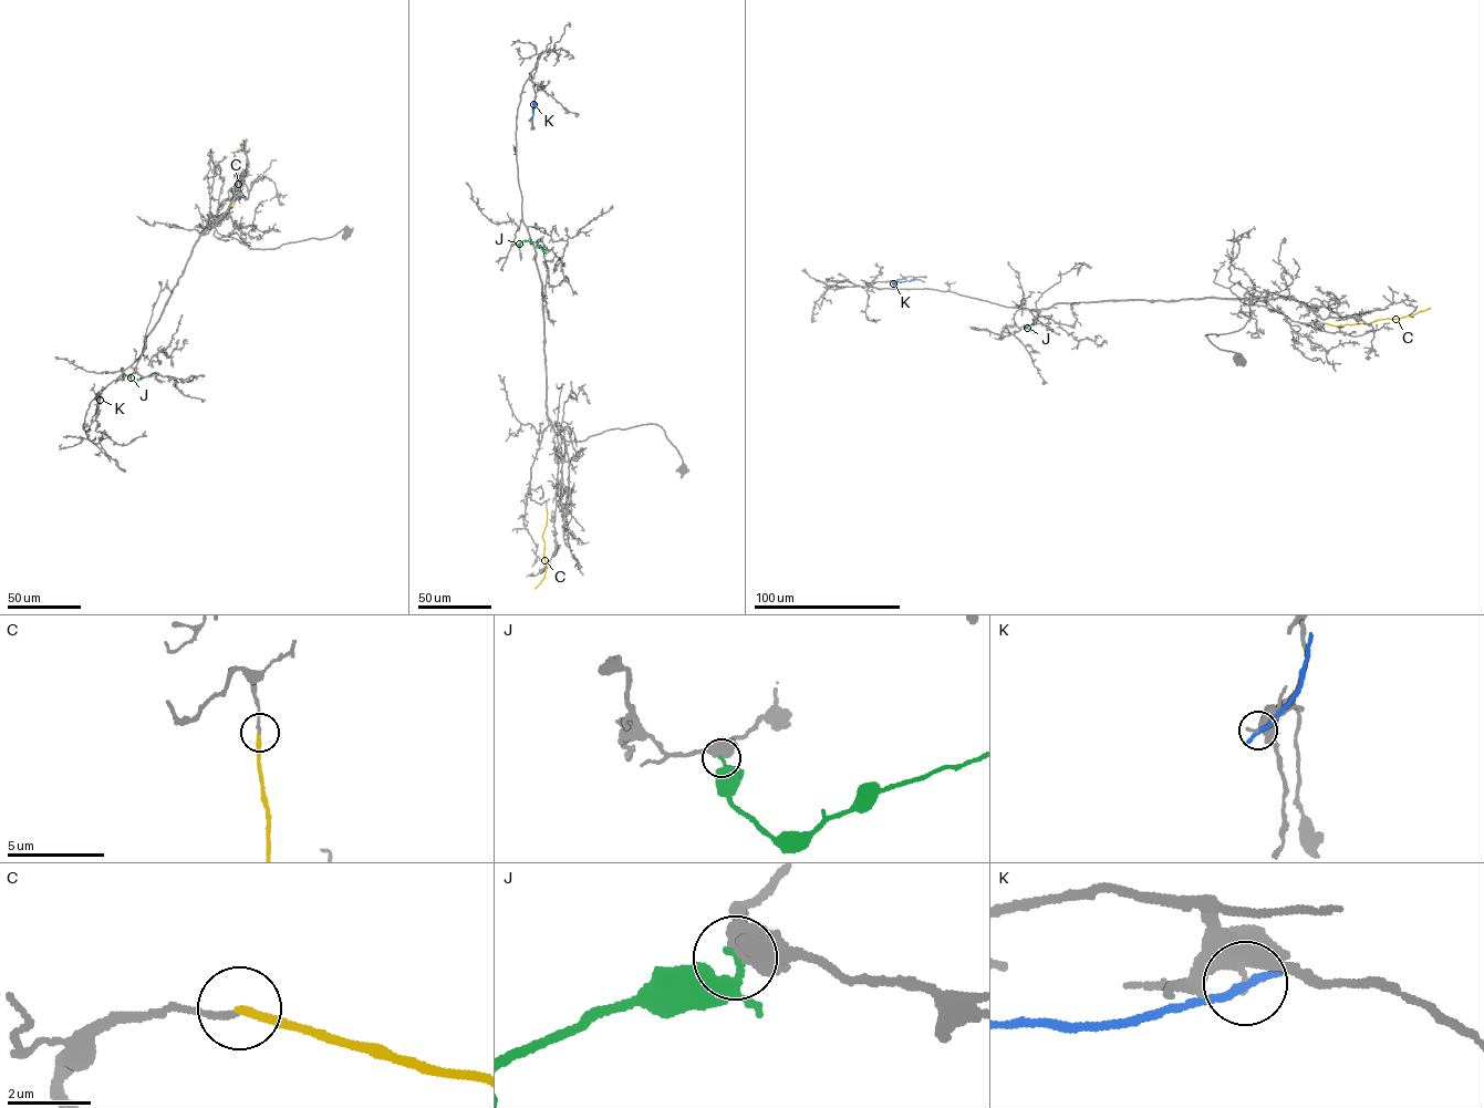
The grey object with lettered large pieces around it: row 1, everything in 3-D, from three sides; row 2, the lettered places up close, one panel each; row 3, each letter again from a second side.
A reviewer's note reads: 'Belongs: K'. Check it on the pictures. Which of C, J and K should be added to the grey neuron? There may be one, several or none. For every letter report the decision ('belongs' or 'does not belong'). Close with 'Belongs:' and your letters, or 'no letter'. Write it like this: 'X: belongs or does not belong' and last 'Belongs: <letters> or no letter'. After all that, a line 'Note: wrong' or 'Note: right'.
C: does not belong
J: does not belong
K: does not belong
Belongs: no letter
Note: wrong

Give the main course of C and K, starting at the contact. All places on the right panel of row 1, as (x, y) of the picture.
C: (1325, 323), (1337, 325), (1369, 323), (1413, 316), (1430, 308)
K: (914, 279), (892, 286)

